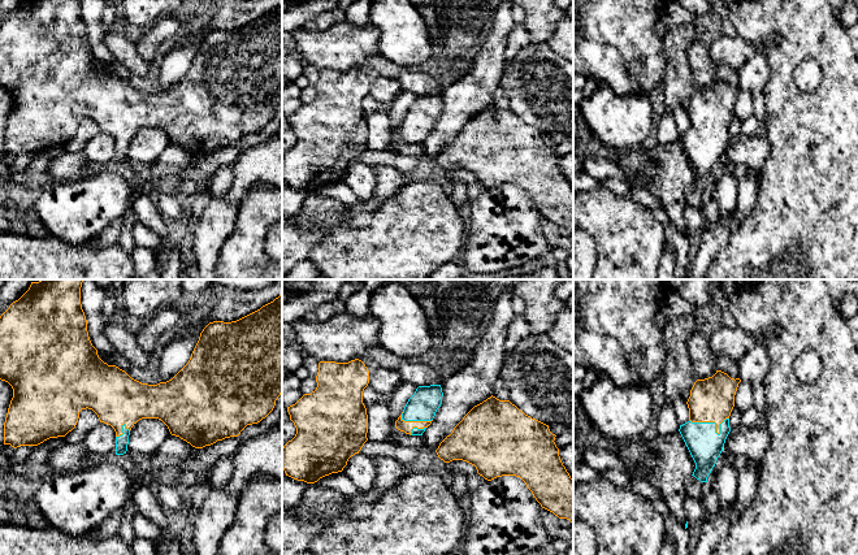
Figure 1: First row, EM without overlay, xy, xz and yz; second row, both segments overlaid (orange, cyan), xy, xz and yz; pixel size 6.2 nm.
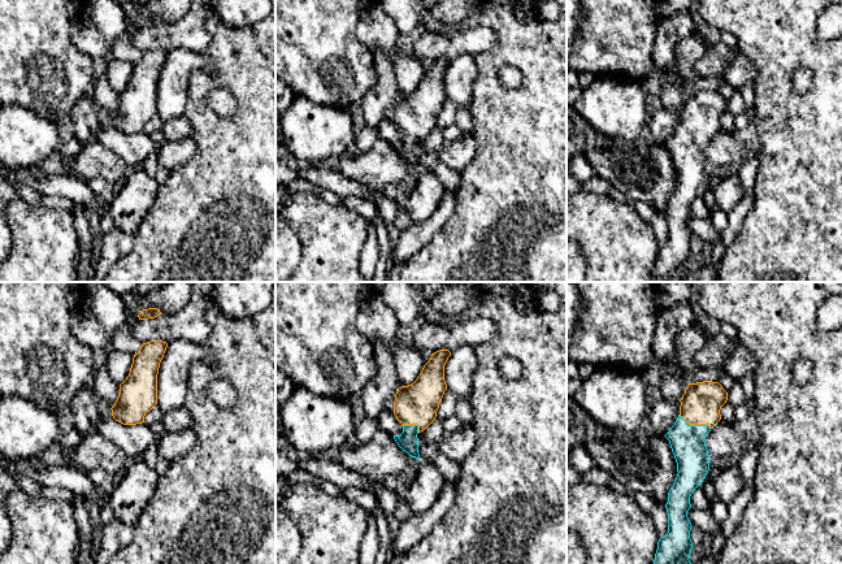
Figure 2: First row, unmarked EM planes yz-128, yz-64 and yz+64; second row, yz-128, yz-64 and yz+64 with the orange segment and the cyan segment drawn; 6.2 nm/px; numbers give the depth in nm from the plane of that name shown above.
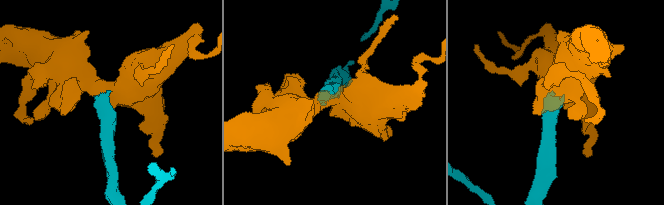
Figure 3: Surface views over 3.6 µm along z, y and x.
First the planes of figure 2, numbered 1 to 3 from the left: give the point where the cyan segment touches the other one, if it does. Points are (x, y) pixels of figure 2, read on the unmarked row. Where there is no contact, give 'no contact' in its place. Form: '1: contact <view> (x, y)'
1: no contact
2: contact yz-64 (413, 133)
3: contact yz+64 (695, 133)

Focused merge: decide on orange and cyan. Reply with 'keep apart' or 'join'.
join

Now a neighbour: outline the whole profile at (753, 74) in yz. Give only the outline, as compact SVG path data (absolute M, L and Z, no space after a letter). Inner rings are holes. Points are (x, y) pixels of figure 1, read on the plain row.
M758 52L737 69L738 86L750 94L763 92L770 73L770 65L764 55Z

